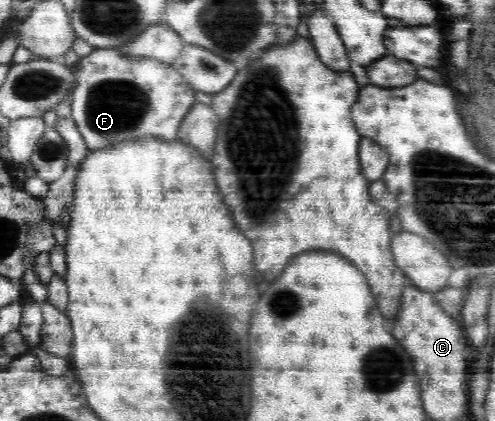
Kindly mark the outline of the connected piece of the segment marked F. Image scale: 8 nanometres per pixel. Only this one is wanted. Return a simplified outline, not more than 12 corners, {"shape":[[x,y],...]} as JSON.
{"shape":[[95,49],[74,73],[88,150],[175,142],[196,91],[171,64]]}

